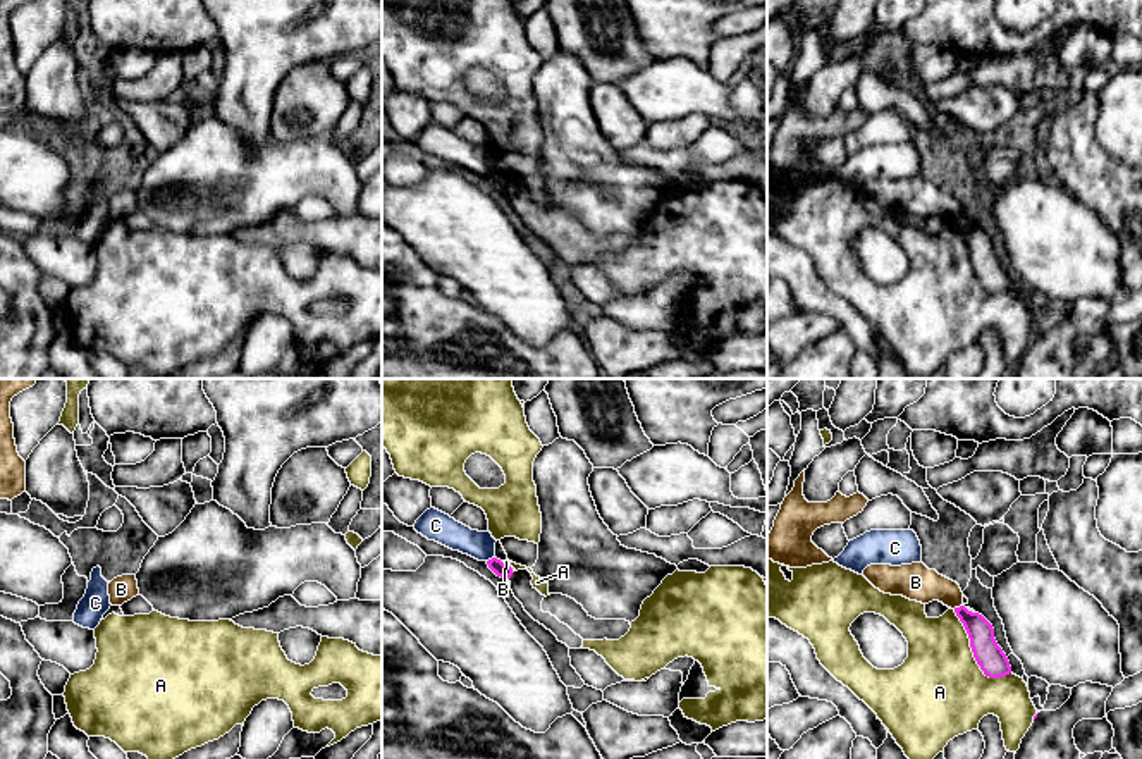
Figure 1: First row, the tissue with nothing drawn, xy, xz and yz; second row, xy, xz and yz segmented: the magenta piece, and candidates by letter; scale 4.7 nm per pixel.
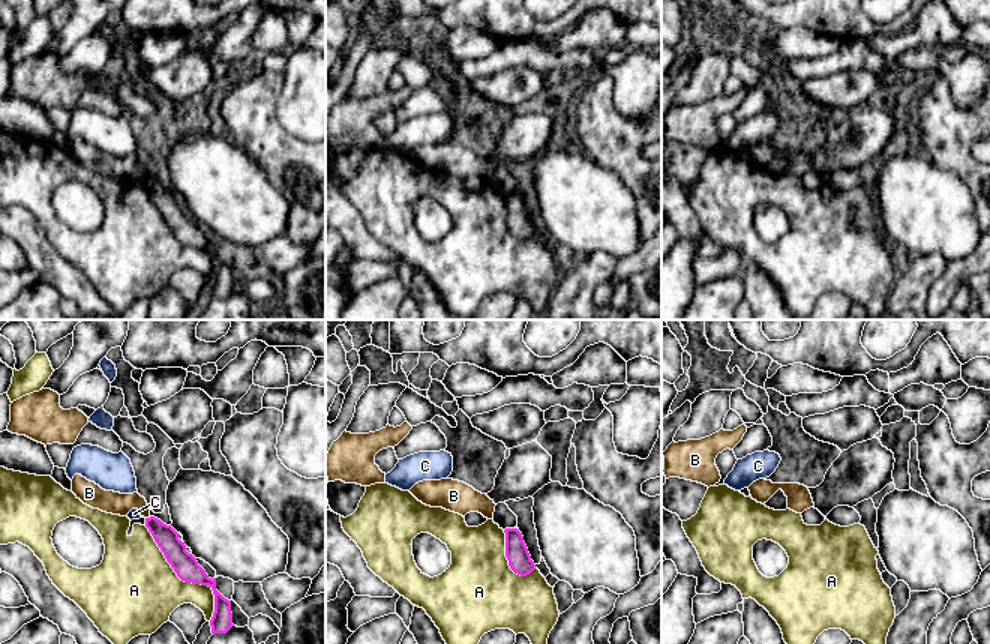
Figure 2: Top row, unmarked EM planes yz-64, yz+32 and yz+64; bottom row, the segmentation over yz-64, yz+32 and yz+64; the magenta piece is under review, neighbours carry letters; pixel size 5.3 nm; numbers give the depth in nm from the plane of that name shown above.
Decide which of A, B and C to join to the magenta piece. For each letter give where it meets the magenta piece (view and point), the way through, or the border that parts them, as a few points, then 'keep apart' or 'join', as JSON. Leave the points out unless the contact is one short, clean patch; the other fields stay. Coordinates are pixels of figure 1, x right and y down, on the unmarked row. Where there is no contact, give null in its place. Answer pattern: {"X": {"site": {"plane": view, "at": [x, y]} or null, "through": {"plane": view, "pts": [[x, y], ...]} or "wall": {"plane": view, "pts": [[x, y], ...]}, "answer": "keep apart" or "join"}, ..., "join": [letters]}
{"A": {"site": {"plane": "yz", "at": [974, 269]}, "answer": "keep apart"}, "B": {"site": {"plane": "yz", "at": [957, 222]}, "wall": {"plane": "yz", "pts": [[962, 219], [953, 222]]}, "answer": "keep apart"}, "C": {"site": {"plane": "xz", "at": [492, 172]}, "answer": "keep apart"}, "join": []}

